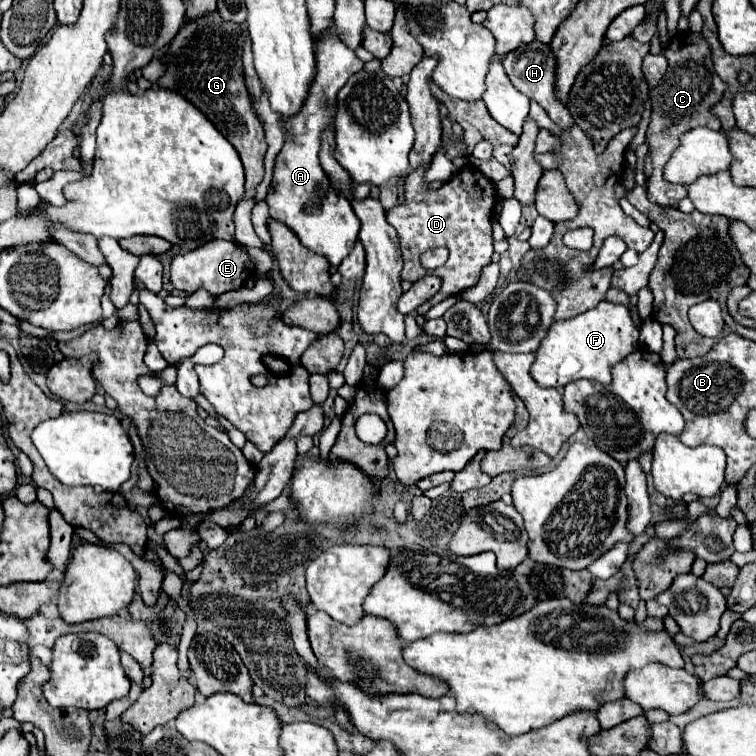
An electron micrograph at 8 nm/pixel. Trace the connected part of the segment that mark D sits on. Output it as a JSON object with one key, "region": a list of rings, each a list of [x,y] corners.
{"region":[[[470,164],[456,170],[456,174],[438,190],[428,186],[426,168],[418,166],[404,180],[404,190],[406,190],[406,202],[386,212],[388,222],[396,228],[400,236],[402,258],[404,258],[402,278],[416,282],[426,274],[426,270],[420,264],[422,252],[434,250],[438,246],[444,246],[450,252],[446,264],[436,268],[436,274],[442,278],[440,292],[434,298],[430,298],[430,302],[426,302],[416,310],[416,314],[424,316],[434,304],[442,302],[444,298],[456,296],[466,288],[474,286],[482,274],[482,268],[492,262],[494,248],[492,248],[490,218],[492,218],[492,208],[496,204],[498,192],[494,182],[478,168],[472,168]]]}

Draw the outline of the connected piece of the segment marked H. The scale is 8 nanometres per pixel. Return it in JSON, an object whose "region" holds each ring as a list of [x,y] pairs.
{"region":[[[534,40],[528,46],[520,46],[518,50],[512,50],[512,54],[508,54],[502,64],[508,78],[514,82],[514,86],[530,100],[536,100],[560,128],[572,126],[574,120],[568,114],[568,106],[560,102],[560,98],[556,98],[556,56],[552,54],[550,44]]]}

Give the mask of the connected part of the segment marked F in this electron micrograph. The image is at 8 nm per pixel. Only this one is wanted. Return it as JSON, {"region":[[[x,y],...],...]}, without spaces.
{"region":[[[600,302],[576,318],[552,324],[536,352],[532,378],[542,388],[564,388],[568,382],[580,378],[608,384],[612,380],[612,368],[636,350],[638,328],[634,326],[628,308],[612,302]]]}

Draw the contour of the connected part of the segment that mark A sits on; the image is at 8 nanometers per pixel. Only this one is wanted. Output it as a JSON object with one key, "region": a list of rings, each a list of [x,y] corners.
{"region":[[[332,24],[326,32],[316,38],[316,78],[310,88],[308,102],[304,102],[304,110],[300,110],[300,118],[296,118],[296,146],[282,146],[272,178],[272,192],[268,192],[266,202],[270,206],[270,216],[290,226],[300,242],[316,254],[328,258],[332,266],[340,266],[342,258],[352,250],[358,240],[360,220],[356,218],[350,204],[338,204],[340,194],[332,188],[328,176],[320,166],[320,146],[322,132],[334,124],[336,116],[336,94],[346,84],[350,76],[364,68],[364,62],[356,56],[352,48],[348,48]]]}

